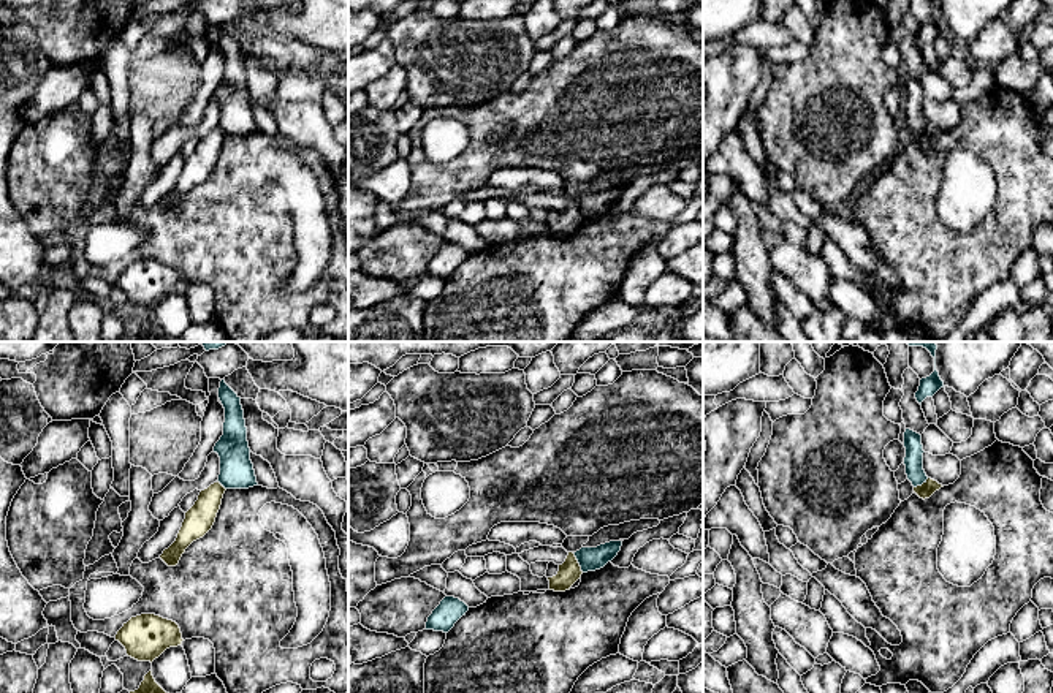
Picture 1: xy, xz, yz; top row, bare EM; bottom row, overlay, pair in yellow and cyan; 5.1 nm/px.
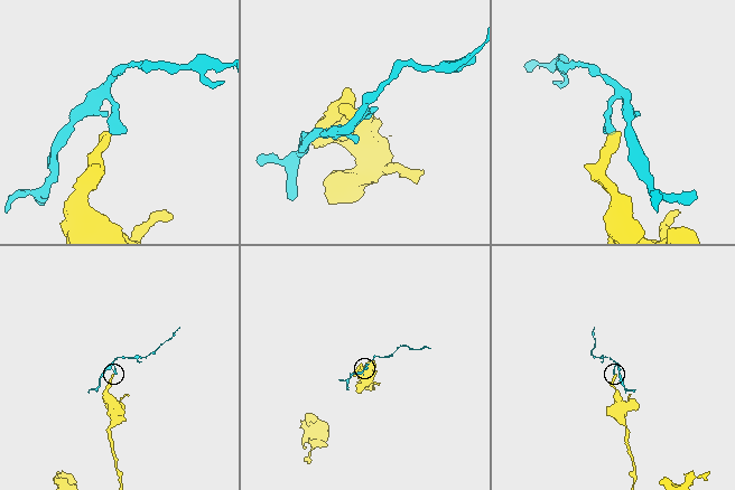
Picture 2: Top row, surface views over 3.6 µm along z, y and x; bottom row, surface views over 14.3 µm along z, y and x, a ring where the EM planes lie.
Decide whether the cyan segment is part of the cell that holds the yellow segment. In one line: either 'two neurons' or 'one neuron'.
two neurons

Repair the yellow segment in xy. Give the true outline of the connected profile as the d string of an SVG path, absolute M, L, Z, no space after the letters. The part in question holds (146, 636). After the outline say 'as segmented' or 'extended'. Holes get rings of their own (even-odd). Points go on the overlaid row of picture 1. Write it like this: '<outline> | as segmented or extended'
M141 614L124 623L116 641L125 647L128 657L152 663L166 649L181 646L184 639L176 622L155 614Z | as segmented

